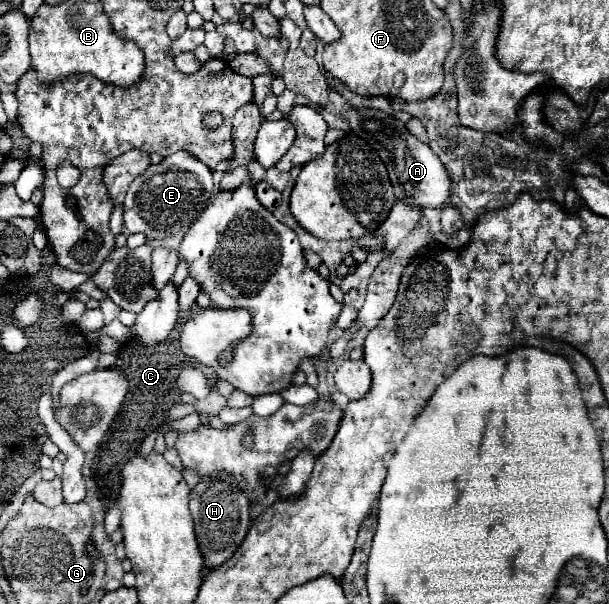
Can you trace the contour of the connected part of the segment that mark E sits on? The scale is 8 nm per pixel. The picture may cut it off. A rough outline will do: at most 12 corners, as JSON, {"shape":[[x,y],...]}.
{"shape":[[186,151],[136,177],[124,227],[164,239],[198,219],[212,171]]}

